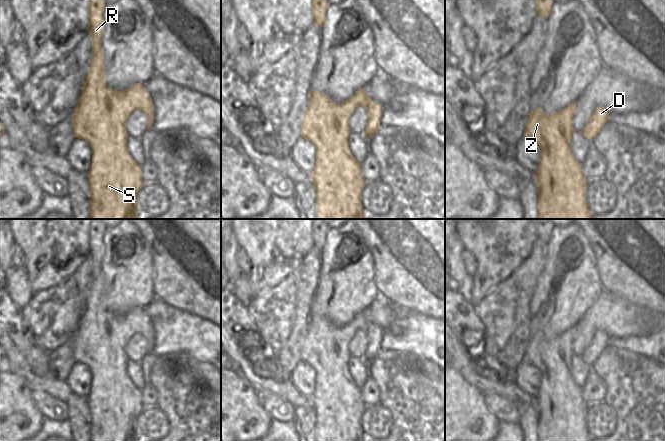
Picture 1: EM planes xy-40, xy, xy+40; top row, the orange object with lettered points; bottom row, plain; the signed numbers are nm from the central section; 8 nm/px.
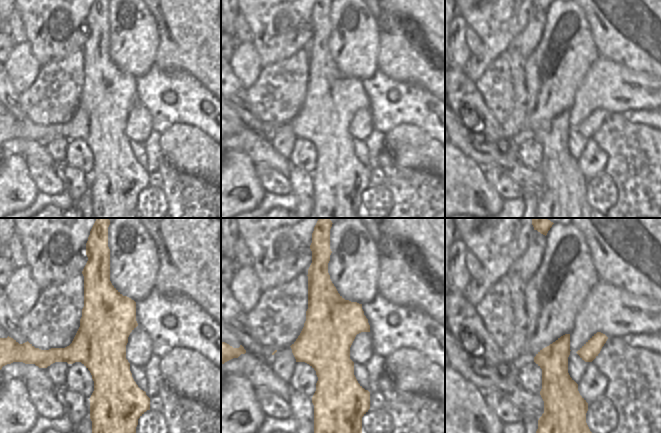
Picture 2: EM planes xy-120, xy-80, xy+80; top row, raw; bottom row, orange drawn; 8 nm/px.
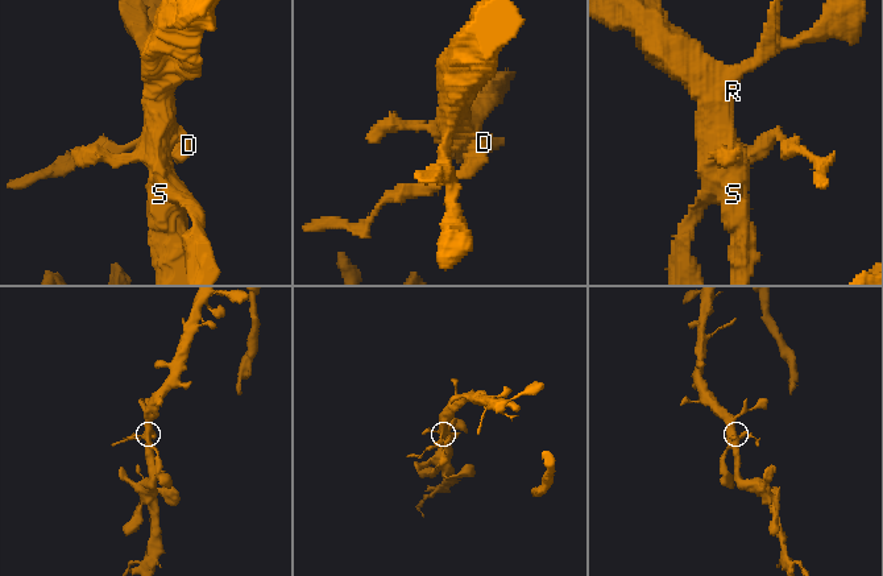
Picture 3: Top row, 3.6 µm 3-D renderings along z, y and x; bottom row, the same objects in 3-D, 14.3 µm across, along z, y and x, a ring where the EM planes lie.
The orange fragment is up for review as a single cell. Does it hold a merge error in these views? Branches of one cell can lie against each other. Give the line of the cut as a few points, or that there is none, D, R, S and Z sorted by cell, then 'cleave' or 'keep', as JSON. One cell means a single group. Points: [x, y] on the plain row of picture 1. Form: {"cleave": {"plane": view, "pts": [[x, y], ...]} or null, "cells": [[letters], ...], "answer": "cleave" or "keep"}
{"cleave": {"plane": "xy", "pts": [[375, 325], [370, 328], [368, 335]]}, "cells": [["D"], ["R", "S", "Z"]], "answer": "cleave"}

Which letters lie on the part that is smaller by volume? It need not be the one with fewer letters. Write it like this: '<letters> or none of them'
D

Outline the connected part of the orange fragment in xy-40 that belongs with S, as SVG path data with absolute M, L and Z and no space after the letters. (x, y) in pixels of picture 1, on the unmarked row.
M100 219L91 220L88 232L88 255L92 260L92 284L78 328L72 338L72 352L74 360L87 365L92 372L92 386L90 394L86 397L90 408L90 441L141 441L138 438L136 420L144 408L142 391L128 376L126 344L135 333L141 333L145 337L146 332L152 327L152 322L141 307L131 309L123 315L115 315L106 308L104 278L102 276L102 260L104 258L104 242L102 238L105 230L106 226Z

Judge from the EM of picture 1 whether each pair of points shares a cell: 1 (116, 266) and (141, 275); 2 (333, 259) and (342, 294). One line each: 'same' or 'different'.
1: same
2: same

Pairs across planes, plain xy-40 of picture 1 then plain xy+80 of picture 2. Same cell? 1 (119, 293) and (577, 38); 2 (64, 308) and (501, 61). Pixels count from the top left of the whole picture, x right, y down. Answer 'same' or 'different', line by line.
1: same
2: same

